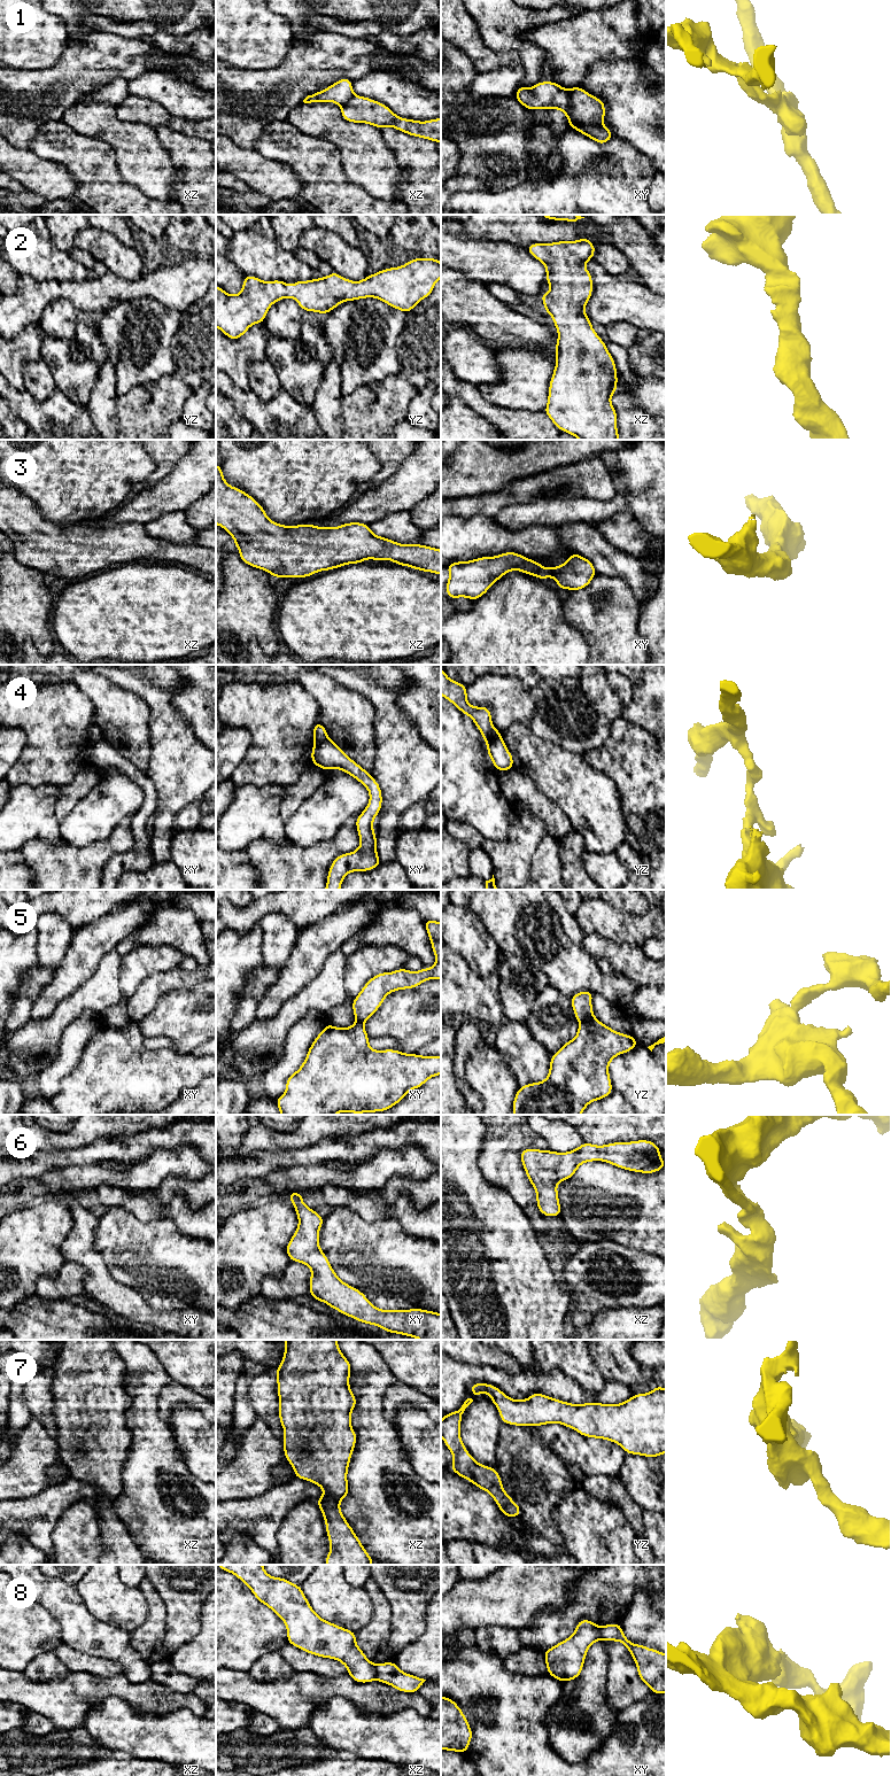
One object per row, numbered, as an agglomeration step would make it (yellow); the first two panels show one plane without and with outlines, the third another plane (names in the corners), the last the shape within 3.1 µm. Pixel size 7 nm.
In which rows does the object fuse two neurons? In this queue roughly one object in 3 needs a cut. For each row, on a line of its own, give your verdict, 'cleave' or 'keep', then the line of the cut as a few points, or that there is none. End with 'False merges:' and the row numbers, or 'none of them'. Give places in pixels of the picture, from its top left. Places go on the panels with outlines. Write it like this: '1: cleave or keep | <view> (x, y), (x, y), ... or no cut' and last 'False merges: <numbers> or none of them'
1: cleave | xy (566, 90), (570, 97), (568, 119)
2: keep | no cut
3: keep | no cut
4: cleave | yz (501, 736), (486, 742)
5: cleave | yz (593, 1015), (580, 1022)
6: keep | no cut
7: keep | no cut
8: cleave | xz (374, 1665), (376, 1678)
False merges: 1, 4, 5, 8

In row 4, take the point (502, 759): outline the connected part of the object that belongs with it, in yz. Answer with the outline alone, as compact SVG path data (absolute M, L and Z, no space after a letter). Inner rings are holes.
M503 738L487 742L487 753L496 770L505 771L513 767L513 757L509 752Z

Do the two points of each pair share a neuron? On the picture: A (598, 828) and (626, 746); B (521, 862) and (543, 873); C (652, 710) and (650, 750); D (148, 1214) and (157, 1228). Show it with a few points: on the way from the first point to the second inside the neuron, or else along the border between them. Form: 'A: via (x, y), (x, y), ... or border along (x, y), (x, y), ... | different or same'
A: border along (590, 766), (604, 773), (613, 782), (622, 806) | different
B: border along (541, 842), (532, 859), (529, 877) | different
C: border along (627, 721), (643, 728), (653, 736) | different
D: border along (126, 1210), (144, 1222), (170, 1219), (177, 1228) | different

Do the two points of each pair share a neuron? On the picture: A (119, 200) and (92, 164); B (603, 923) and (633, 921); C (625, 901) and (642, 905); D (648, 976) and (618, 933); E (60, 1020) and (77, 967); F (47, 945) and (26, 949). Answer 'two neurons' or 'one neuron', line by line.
A: one neuron
B: one neuron
C: one neuron
D: two neurons
E: two neurons
F: two neurons

